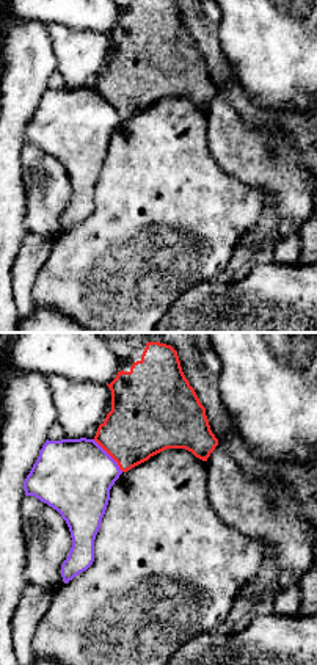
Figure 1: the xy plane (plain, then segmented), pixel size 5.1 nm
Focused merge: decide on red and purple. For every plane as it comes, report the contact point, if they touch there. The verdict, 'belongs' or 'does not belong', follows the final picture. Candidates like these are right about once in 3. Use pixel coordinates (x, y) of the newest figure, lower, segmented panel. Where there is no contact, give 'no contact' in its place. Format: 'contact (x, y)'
contact (109, 454)

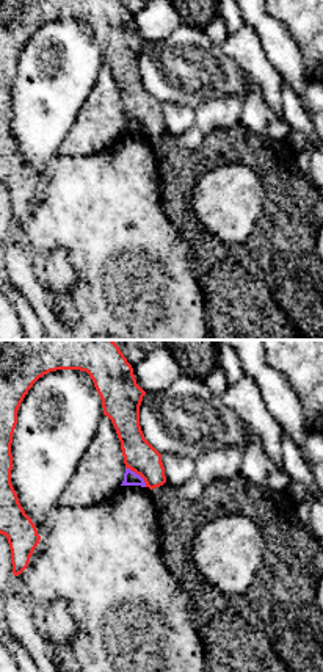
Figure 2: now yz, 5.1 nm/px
contact (138, 473)

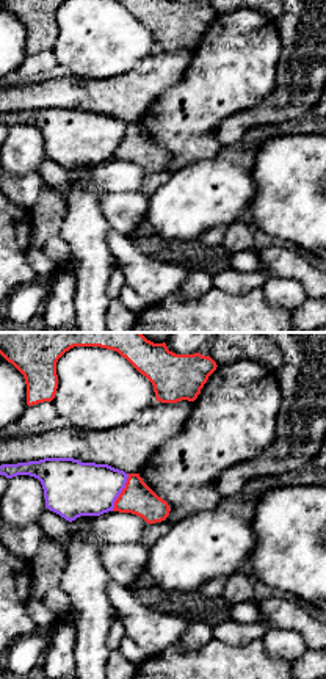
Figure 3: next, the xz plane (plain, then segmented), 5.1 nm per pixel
contact (121, 493)

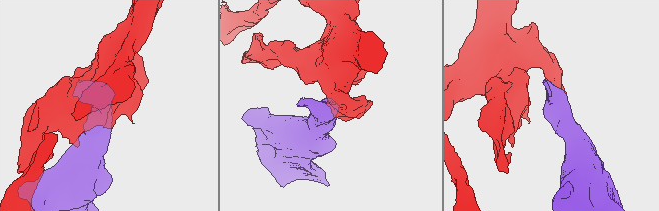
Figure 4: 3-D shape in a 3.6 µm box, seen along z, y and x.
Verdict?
does not belong

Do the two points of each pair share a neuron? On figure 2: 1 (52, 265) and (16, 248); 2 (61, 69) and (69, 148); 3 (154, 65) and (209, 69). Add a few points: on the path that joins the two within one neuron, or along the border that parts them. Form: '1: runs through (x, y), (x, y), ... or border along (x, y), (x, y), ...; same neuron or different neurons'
1: border along (41, 279), (58, 312); different neurons
2: border along (85, 101), (61, 144), (60, 154); different neurons
3: runs through (168, 68), (195, 69); same neuron

